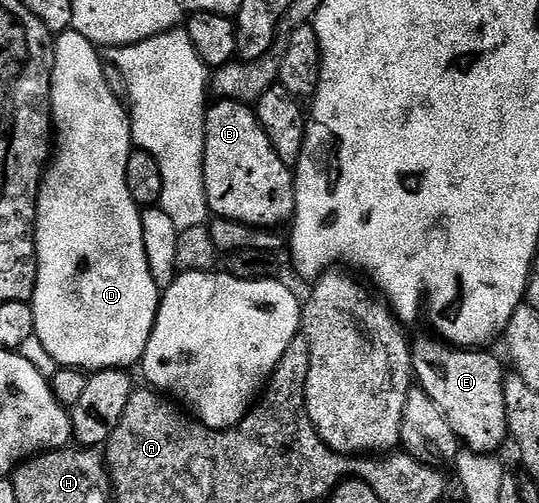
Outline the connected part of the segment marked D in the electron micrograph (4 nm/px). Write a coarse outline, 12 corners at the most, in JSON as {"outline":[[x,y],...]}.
{"outline":[[55,39],[35,337],[143,361],[162,297],[99,49]]}

